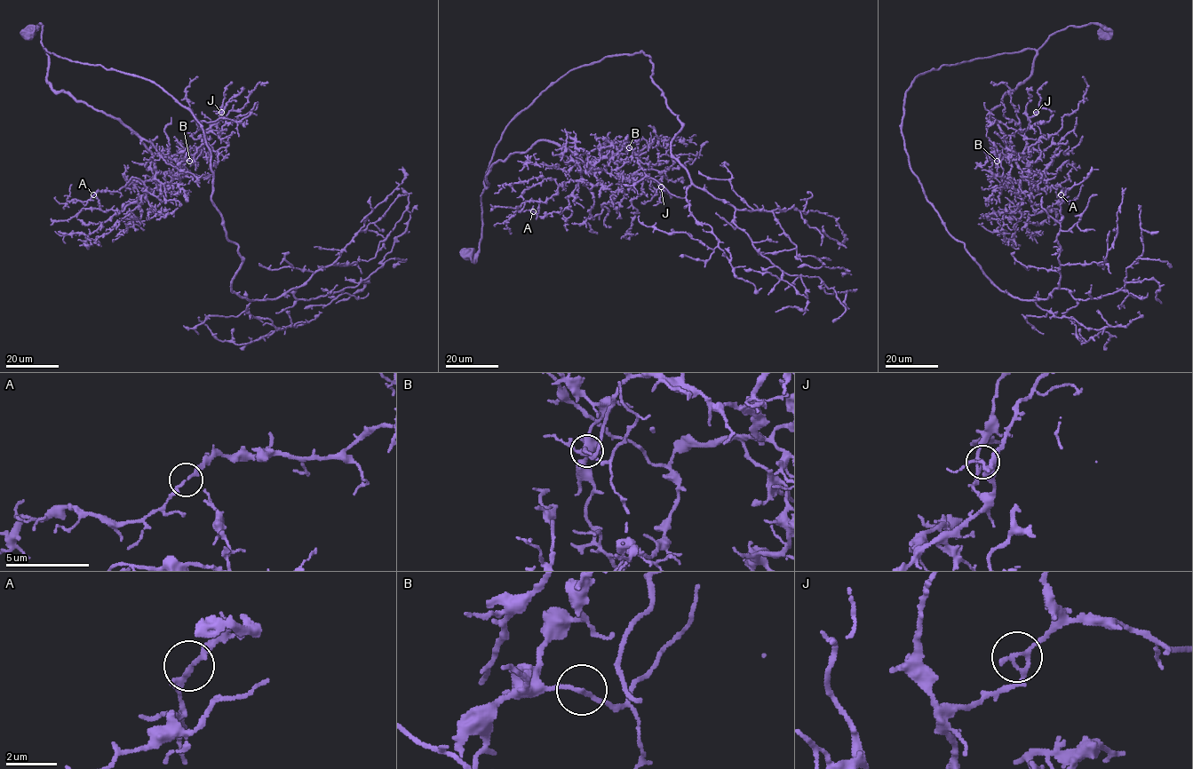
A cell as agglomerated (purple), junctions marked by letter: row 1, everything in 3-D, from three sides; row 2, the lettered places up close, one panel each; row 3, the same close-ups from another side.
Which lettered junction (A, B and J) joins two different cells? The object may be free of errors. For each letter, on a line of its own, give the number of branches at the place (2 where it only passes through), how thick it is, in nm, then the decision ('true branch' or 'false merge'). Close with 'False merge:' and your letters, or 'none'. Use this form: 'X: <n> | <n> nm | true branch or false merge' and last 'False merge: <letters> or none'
A: 2 | 180 nm | true branch
B: 2 | 160 nm | true branch
J: 2 | 190 nm | true branch
False merge: none

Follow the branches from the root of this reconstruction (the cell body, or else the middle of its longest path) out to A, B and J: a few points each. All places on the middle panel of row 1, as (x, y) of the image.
A: (467, 253), (479, 249), (494, 163), (547, 140), (593, 167), (597, 184), (581, 182), (560, 213), (533, 211)
B: (467, 253), (479, 249), (481, 194), (496, 162), (547, 140), (576, 154), (595, 173), (617, 147), (629, 147)
J: (467, 253), (479, 249), (481, 194), (489, 168), (537, 141), (608, 158), (625, 175), (661, 178), (661, 186)

